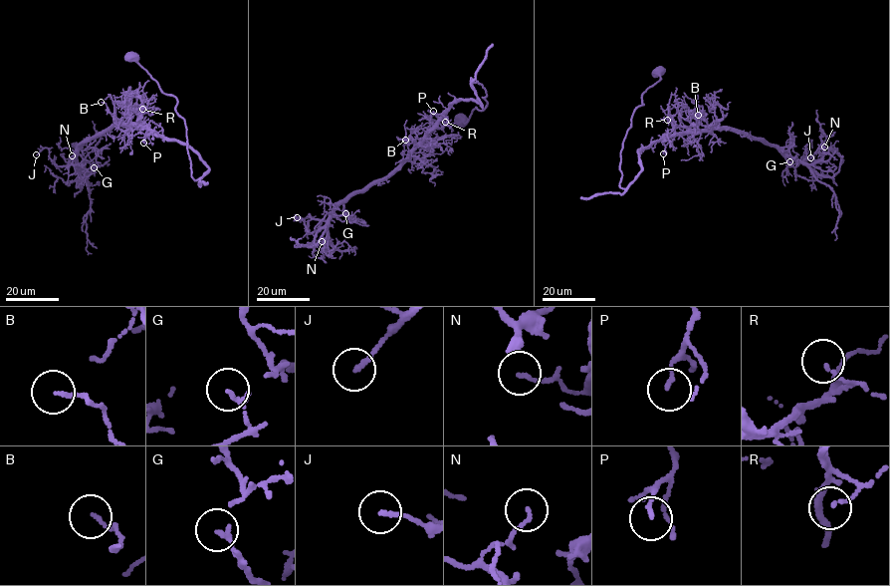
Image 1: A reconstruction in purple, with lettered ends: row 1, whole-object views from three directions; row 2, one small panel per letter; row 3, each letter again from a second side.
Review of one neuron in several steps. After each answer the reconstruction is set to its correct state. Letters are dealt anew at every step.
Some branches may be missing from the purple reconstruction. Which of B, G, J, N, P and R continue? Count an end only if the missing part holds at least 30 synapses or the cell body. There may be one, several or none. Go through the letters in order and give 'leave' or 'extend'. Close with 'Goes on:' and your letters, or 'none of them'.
B: leave
G: leave
J: leave
N: leave
P: leave
R: leave
Goes on: none of them

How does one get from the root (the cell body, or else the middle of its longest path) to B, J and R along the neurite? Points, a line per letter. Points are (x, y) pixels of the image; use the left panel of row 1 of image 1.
B: (131, 55), (176, 99), (192, 177), (208, 170), (187, 146), (124, 125), (101, 102)
J: (131, 55), (176, 99), (200, 178), (201, 157), (140, 126), (85, 139), (77, 164), (36, 154)
R: (131, 55), (176, 99), (191, 175), (200, 178), (206, 162), (139, 125), (142, 109)

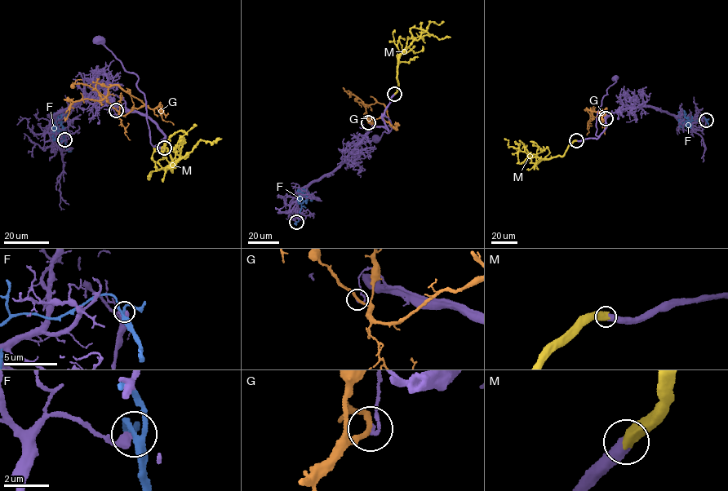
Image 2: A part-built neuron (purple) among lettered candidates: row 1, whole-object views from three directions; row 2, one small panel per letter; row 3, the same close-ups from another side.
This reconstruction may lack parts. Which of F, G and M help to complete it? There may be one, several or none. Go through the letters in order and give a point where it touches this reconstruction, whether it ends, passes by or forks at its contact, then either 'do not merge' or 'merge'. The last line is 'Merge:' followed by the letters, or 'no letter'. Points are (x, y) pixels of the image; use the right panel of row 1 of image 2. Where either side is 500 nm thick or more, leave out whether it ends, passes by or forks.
F: meets purple at (706, 120); it forks there; do not merge
G: meets purple at (605, 118); it passes by; do not merge
M: meets purple at (576, 140); merge
Merge: M

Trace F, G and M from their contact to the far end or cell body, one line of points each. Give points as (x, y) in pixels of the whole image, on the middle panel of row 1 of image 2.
F: (296, 222), (301, 204), (308, 193), (305, 192)
G: (368, 122), (370, 119), (381, 117), (388, 121), (386, 107), (377, 102), (366, 105), (343, 89)
M: (394, 94), (398, 86), (396, 78), (399, 57), (412, 41), (411, 28), (423, 29), (439, 39), (450, 37)

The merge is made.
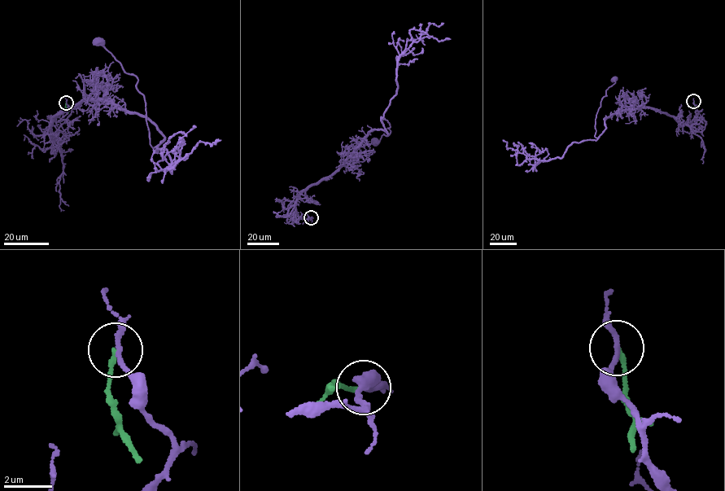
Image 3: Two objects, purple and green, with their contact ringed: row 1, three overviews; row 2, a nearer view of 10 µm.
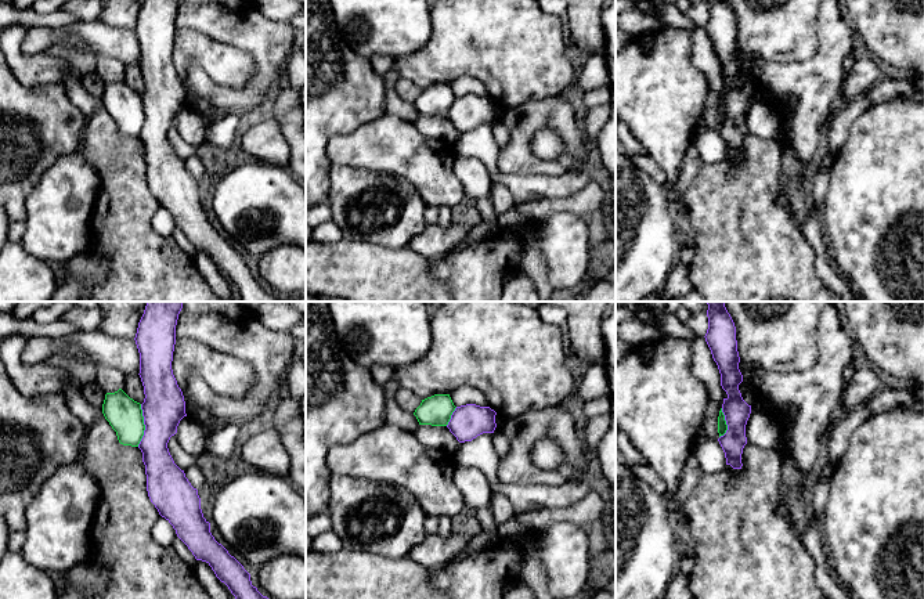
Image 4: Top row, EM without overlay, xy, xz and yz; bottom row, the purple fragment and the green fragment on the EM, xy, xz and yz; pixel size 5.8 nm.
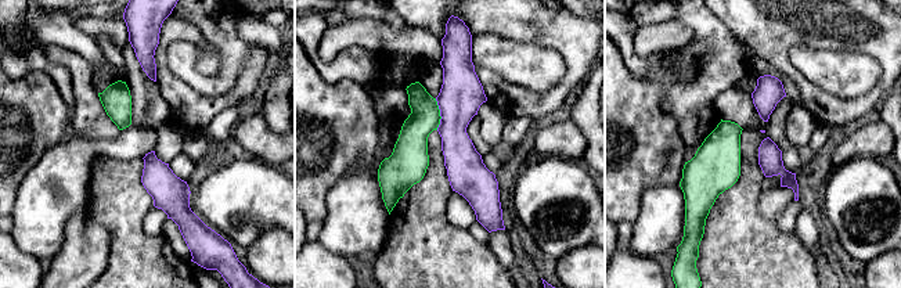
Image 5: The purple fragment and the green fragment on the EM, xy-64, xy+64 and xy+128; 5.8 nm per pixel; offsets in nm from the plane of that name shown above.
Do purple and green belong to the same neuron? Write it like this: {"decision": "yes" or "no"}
{"decision": "no"}

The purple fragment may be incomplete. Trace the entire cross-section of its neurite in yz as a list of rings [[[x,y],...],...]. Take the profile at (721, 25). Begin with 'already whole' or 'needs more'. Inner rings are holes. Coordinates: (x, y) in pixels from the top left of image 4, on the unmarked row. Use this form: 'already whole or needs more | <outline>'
already whole | [[[707,0],[708,19],[705,32],[721,64],[721,76],[728,87],[723,89],[722,102],[728,120],[718,129],[726,148],[726,155],[741,159],[741,144],[747,134],[746,115],[751,104],[739,80],[743,65],[739,59],[736,17],[728,0]]]

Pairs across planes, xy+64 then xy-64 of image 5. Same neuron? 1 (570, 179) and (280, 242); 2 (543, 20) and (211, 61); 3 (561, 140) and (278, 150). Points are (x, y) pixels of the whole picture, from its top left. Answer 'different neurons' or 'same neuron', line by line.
1: different neurons
2: different neurons
3: same neuron

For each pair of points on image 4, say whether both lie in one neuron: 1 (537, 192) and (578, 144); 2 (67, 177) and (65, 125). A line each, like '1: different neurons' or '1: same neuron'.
1: different neurons
2: different neurons

